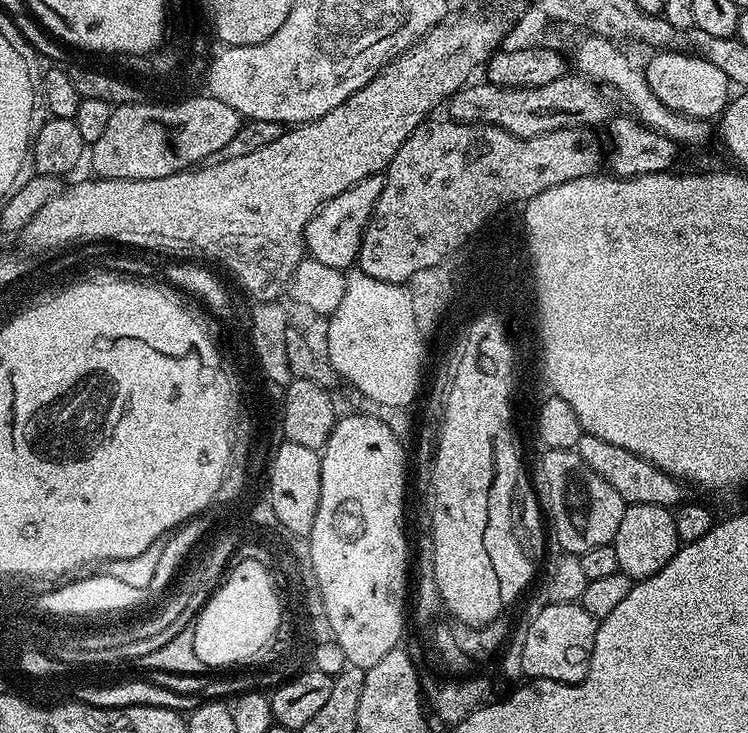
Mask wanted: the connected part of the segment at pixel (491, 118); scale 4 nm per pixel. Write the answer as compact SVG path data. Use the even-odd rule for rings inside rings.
M566 74L554 82L533 88L504 87L489 82L469 83L447 101L447 115L462 124L493 124L515 136L541 136L555 128L603 125L613 115L601 89L593 81L579 75Z

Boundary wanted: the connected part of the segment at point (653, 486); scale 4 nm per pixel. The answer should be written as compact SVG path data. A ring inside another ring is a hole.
M582 434L578 438L574 451L578 454L578 458L582 458L582 462L586 462L586 466L590 466L590 470L594 470L594 474L598 474L598 478L606 478L606 482L610 482L610 486L614 486L614 490L622 494L625 505L649 504L672 510L685 499L685 485L676 477L646 462L646 458L630 454L620 446L614 446L612 442L606 442L597 436Z

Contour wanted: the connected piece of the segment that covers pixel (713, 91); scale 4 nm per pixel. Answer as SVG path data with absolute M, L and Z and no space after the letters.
M657 51L656 56L646 67L646 75L650 90L654 90L663 104L670 110L678 110L682 114L690 114L694 118L712 120L719 117L728 107L730 99L730 82L718 66L706 62L697 56L687 56L684 53Z

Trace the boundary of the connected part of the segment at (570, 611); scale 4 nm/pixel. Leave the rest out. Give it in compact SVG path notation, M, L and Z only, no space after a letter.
M580 603L546 604L522 633L522 670L534 680L556 680L559 684L578 684L585 680L594 654L598 622Z

